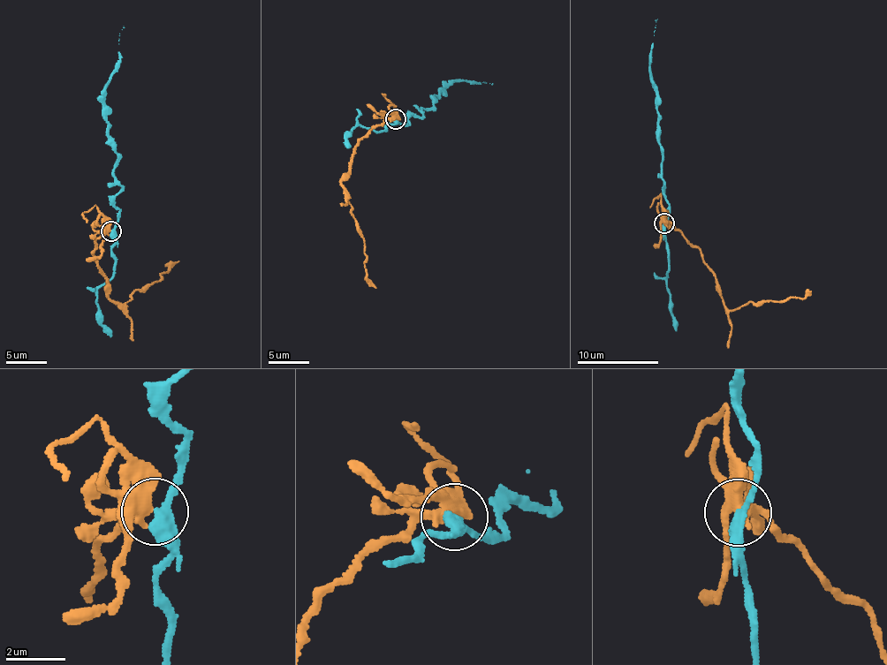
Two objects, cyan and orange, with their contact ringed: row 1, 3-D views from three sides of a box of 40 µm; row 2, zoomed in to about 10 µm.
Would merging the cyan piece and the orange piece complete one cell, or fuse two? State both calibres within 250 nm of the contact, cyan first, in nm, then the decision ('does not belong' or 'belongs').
calibres 340 and 320 nm; does not belong

